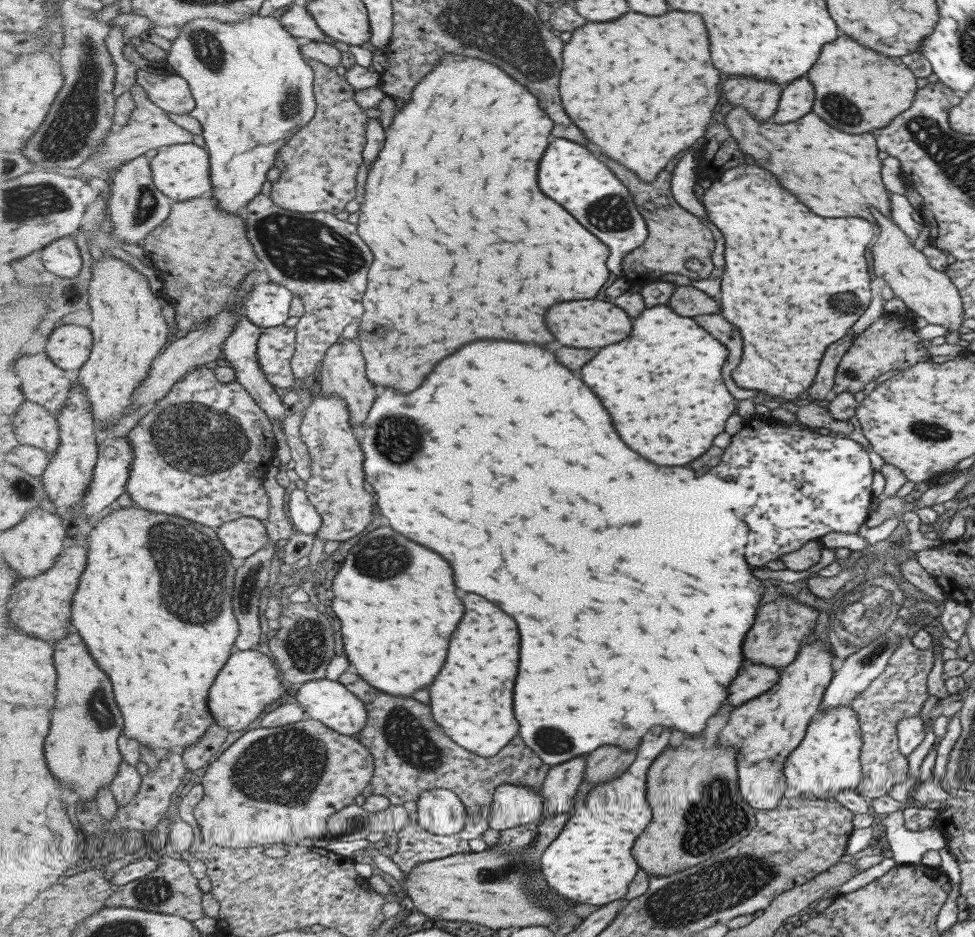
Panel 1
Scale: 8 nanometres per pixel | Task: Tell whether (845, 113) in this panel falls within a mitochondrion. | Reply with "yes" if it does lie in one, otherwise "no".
yes

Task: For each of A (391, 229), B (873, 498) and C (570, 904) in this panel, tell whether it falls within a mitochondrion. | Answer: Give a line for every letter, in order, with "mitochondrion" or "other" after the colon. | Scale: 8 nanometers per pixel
A: other
B: other
C: other

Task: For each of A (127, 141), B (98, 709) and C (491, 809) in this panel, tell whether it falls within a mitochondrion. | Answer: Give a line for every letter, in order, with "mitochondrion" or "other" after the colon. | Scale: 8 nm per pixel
A: other
B: mitochondrion
C: other

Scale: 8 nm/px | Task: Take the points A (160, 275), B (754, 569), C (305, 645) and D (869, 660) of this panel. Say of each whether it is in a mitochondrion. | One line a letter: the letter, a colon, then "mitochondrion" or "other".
A: other
B: other
C: mitochondrion
D: mitochondrion

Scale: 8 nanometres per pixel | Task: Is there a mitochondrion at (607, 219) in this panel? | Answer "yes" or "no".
yes

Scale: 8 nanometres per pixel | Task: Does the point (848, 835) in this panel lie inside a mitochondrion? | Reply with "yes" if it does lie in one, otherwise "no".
no

